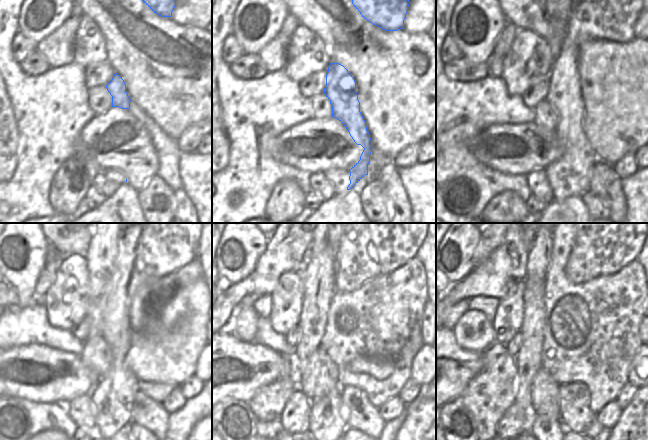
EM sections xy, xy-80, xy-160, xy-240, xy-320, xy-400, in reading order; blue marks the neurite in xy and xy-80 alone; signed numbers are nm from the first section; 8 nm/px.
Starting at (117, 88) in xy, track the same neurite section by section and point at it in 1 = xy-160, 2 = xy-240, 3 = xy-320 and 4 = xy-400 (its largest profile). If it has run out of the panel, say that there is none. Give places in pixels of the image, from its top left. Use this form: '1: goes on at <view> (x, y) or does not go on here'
1: goes on at xy-160 (610, 19)
2: goes on at xy-240 (152, 243)
3: goes on at xy-320 (373, 243)
4: goes on at xy-400 (604, 243)

